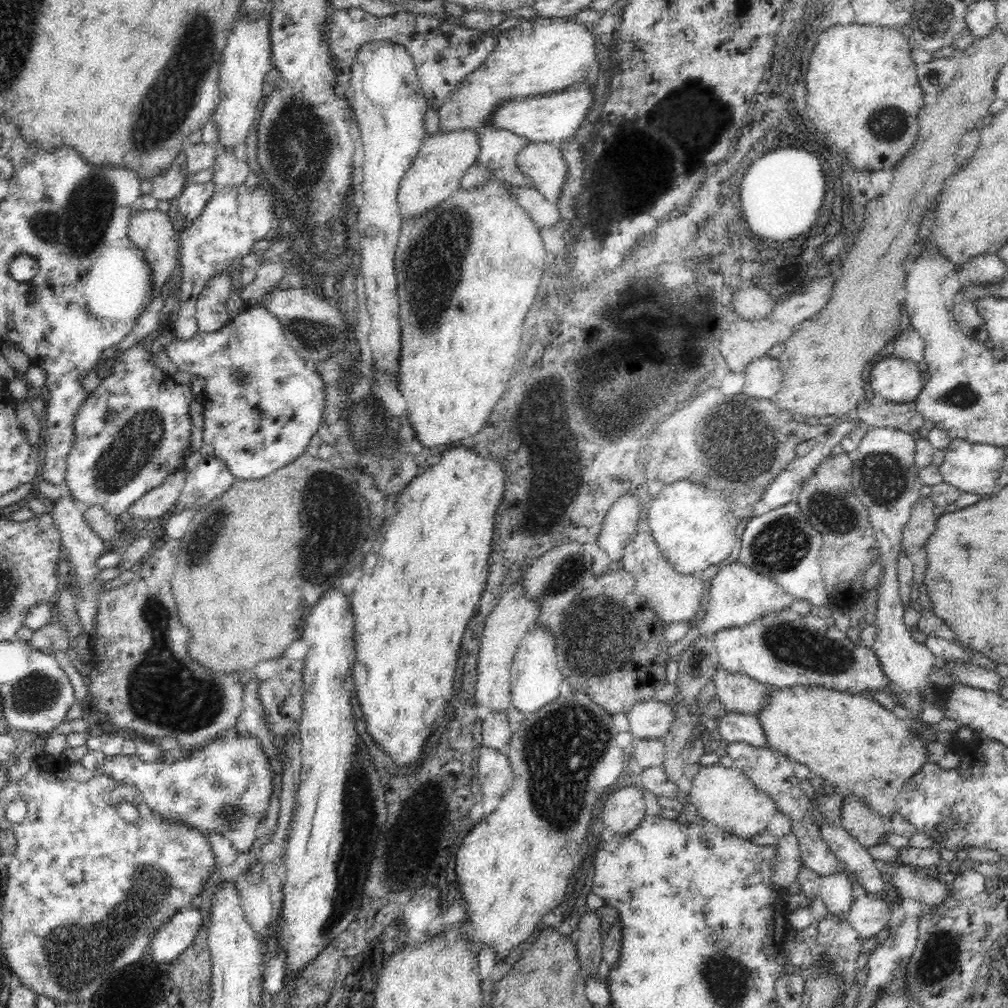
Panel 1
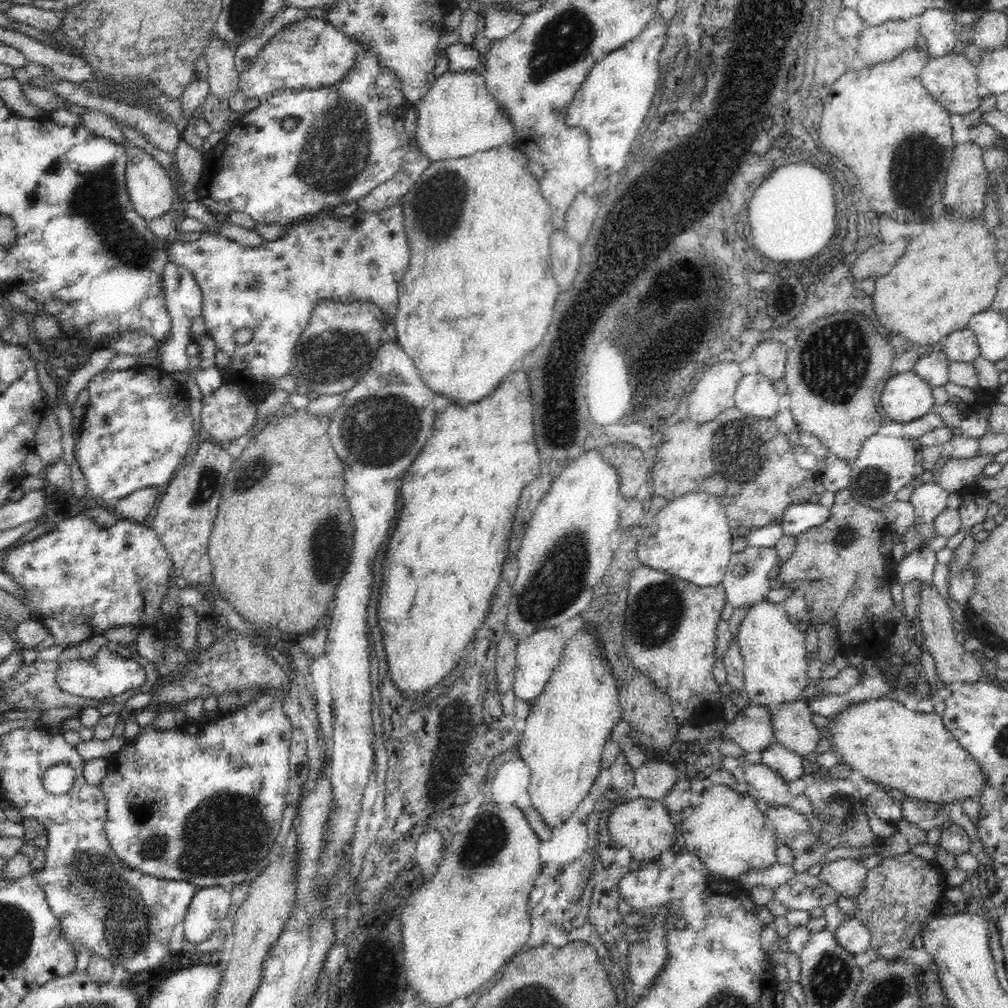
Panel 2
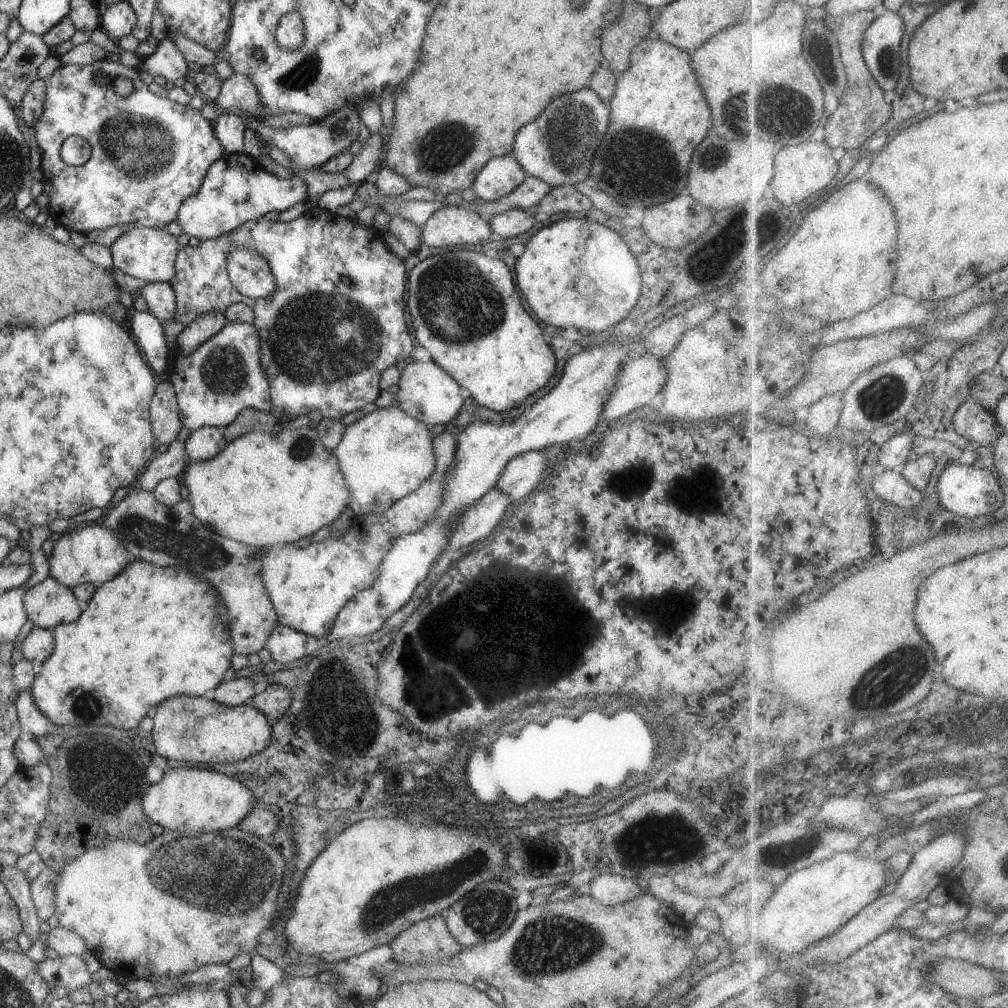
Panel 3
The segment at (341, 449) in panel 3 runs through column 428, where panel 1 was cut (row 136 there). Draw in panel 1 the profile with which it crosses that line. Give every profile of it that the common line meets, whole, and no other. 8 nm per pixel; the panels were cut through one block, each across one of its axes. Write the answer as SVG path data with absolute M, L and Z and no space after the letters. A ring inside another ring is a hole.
M454 130L427 135L414 158L414 163L407 170L399 185L397 202L403 218L414 218L428 214L441 203L453 198L461 190L461 180L465 172L477 162L480 152L479 138L473 130Z

